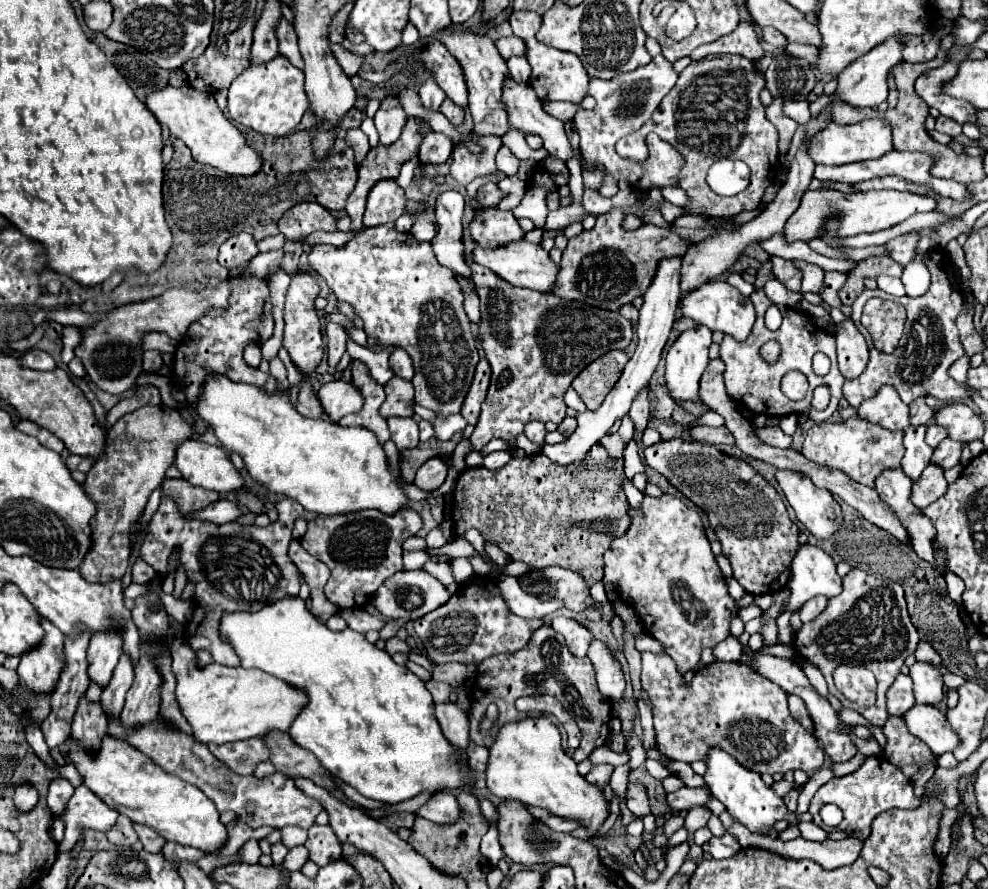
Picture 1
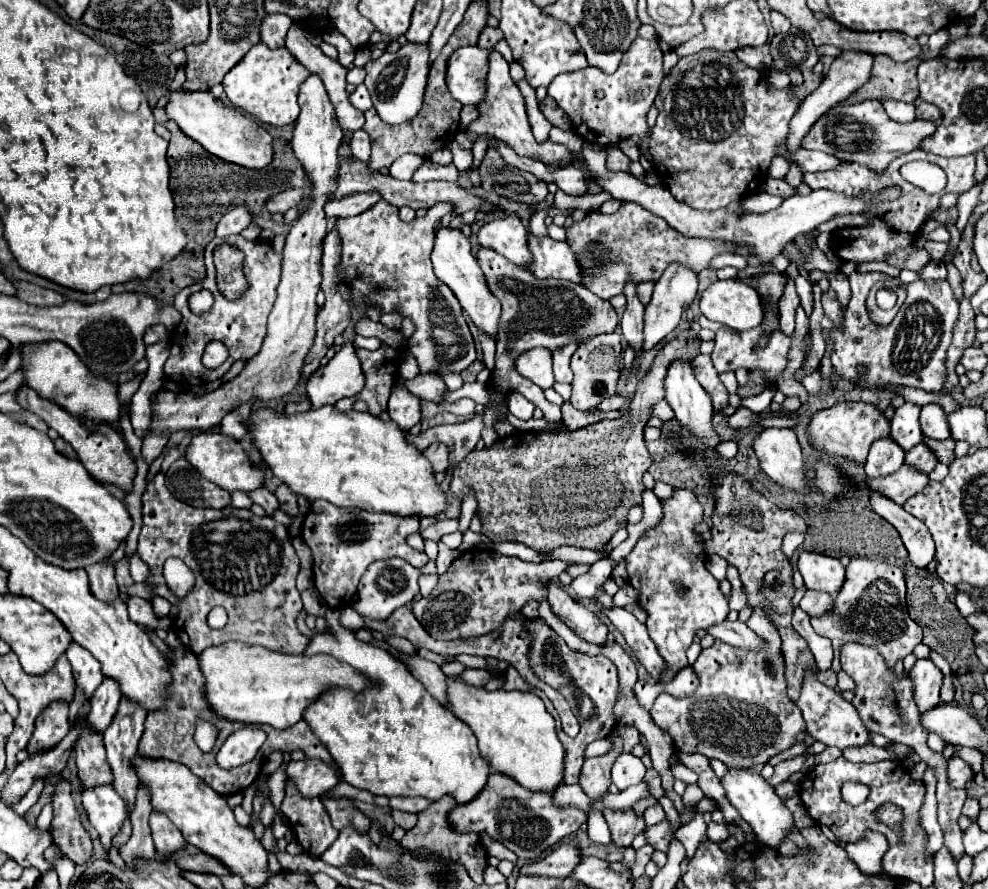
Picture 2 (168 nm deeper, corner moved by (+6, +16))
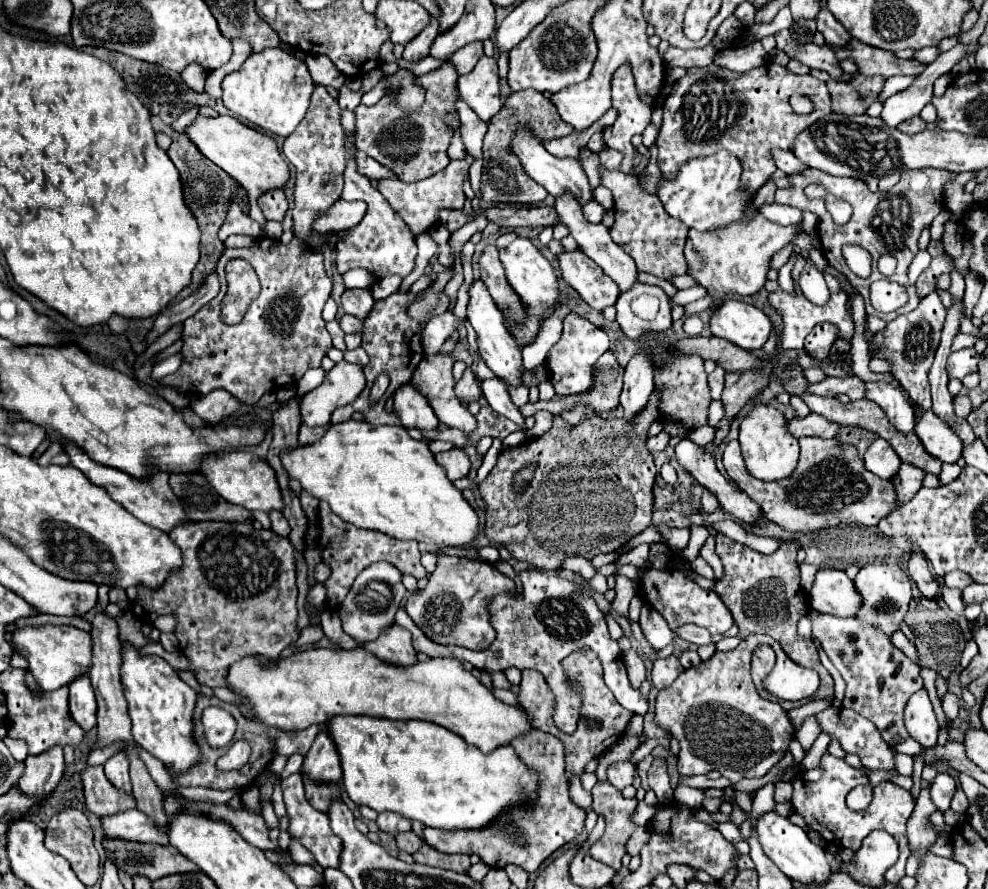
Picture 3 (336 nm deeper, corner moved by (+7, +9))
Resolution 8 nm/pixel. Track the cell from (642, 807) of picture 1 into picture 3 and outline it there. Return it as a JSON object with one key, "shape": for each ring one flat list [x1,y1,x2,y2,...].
{"shape":[[621,761,621,763,615,763,607,769,607,779,611,781,611,785,615,785,619,791,623,791,627,785,633,785,635,773,637,773,635,763]]}

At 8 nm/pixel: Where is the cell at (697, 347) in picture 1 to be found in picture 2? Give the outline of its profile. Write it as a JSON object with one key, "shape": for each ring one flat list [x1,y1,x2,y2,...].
{"shape":[[690,362,672,364,672,368,668,368,668,380,664,380,664,386,666,386,666,400,670,402,670,406,676,414,676,422,682,428,686,428,690,434,700,438,704,448,716,448,720,444,720,436,712,428,712,404,710,404,704,388,694,378,692,364]]}

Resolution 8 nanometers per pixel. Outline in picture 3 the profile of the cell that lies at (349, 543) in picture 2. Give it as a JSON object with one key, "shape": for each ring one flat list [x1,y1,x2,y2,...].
{"shape":[[325,501,319,503,319,529,321,529,321,535,319,535,317,547,319,547,323,563,331,569,331,575,325,581,325,589,327,589,325,605,331,611,337,611,343,605,343,599,347,597,347,591,351,589,355,577,365,567,369,567,371,563,387,561,387,563,395,565,401,573,409,573,409,575,413,575,417,579,423,579,427,575,427,571,423,569,423,565,419,561,421,553,417,549,417,541,403,541,403,539,387,537,385,533,379,533,379,531,359,529,359,527,355,527,351,523,345,523,341,517,337,517,329,509,329,505]]}

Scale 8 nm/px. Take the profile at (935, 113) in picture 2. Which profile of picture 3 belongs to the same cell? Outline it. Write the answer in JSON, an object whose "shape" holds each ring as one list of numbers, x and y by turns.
{"shape":[[915,117,915,119,907,119,907,121,899,123,899,127,897,127,897,129,899,129,899,131,903,131,903,133,913,135,913,133,925,131,925,129,927,129,927,123,925,123,921,117]]}

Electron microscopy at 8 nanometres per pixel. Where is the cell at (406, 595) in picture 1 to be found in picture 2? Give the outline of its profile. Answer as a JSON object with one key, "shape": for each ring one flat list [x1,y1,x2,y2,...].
{"shape":[[402,558,374,562,368,566,366,574,360,578,356,600,352,602,352,608,364,618,386,620,396,608,414,600,414,596,418,592,418,576,420,576,420,572,416,568,412,568,412,564,404,562]]}

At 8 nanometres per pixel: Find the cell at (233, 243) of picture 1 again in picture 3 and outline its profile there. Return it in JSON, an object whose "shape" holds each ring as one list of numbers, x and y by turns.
{"shape":[[237,203,231,205,231,209,229,209,229,213,227,213,227,219,225,219,225,223,221,225,221,229,219,229,219,239,225,241,225,239,227,239,229,235,233,235,233,233,251,235,251,237,255,237,255,239,259,237,259,225,257,225,251,217,247,217]]}

